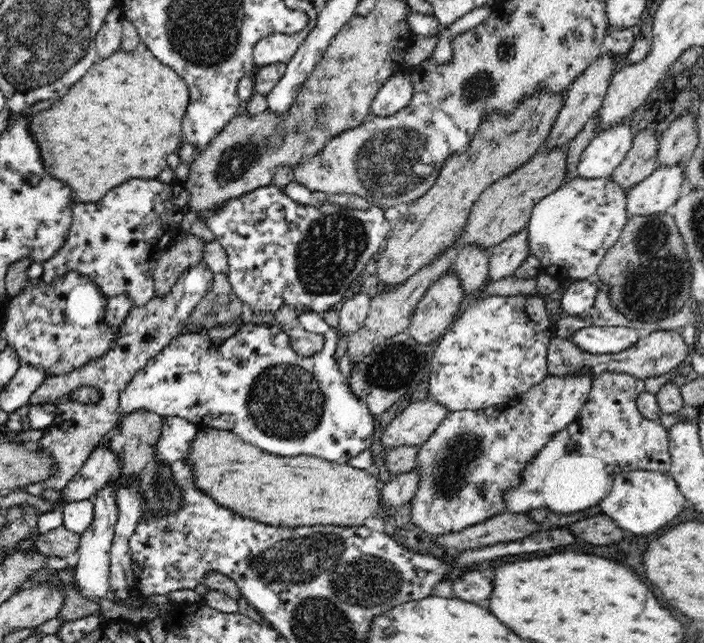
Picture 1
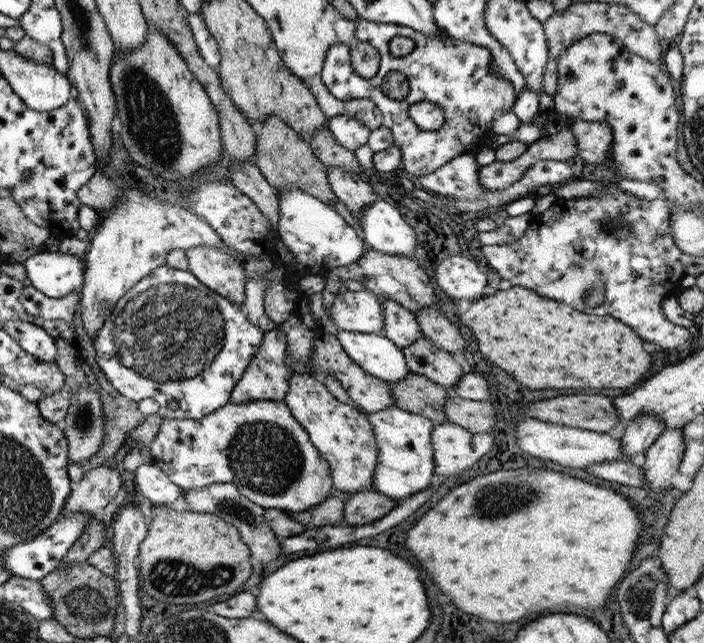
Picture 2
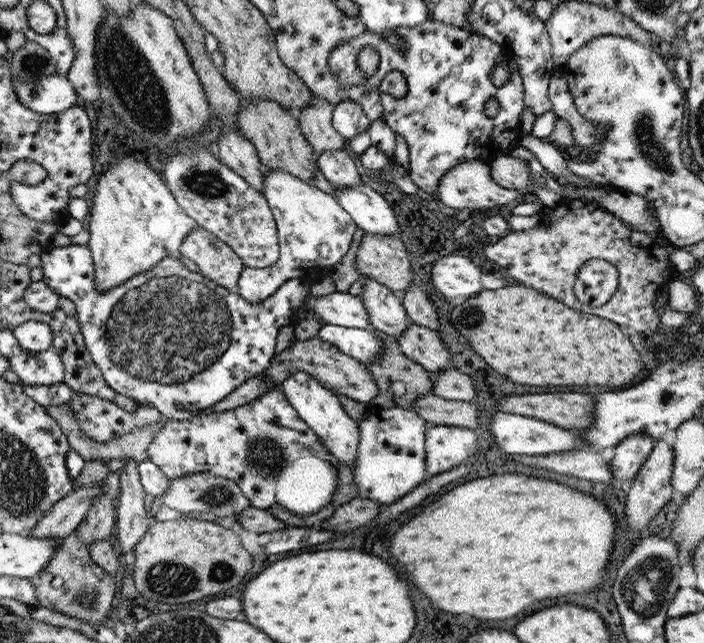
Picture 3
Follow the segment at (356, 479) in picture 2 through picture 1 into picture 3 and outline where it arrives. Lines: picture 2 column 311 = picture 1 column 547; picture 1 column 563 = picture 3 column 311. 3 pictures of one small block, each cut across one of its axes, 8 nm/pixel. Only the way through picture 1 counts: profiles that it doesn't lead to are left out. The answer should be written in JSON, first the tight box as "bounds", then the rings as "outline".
{"bounds":[278,371,359,470],"outline":[[[299,371],[287,376],[278,389],[297,416],[309,426],[312,432],[317,434],[323,448],[327,448],[327,452],[337,458],[339,464],[343,464],[343,466],[347,466],[351,470],[353,464],[355,464],[355,456],[357,456],[359,427],[357,427],[358,422],[351,419],[339,405],[336,394],[323,387],[311,375]]]}

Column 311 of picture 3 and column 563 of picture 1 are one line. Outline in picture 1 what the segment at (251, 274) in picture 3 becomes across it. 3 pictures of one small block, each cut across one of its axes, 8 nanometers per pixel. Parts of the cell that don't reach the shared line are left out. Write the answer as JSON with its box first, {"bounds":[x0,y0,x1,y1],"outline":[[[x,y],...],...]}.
{"bounds":[527,178,627,279],"outline":[[[575,178],[556,192],[542,198],[533,208],[527,224],[527,245],[530,255],[538,259],[542,265],[541,271],[545,275],[555,273],[567,274],[572,279],[588,279],[597,273],[606,251],[610,250],[624,230],[627,223],[626,192],[609,178],[584,180]]]}

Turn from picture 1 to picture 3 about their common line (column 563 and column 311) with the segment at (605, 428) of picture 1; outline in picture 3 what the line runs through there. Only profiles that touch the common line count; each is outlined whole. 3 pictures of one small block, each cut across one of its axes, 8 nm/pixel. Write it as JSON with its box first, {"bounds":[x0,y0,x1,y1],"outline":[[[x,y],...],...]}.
{"bounds":[147,390,339,516],"outline":[[[279,390],[267,392],[264,396],[259,396],[256,400],[243,403],[241,406],[236,406],[234,409],[216,413],[205,413],[183,420],[164,420],[155,428],[147,441],[147,459],[155,464],[155,466],[158,466],[168,479],[181,478],[181,476],[189,476],[197,472],[212,474],[213,476],[233,481],[233,484],[237,485],[239,490],[242,491],[242,495],[249,500],[250,506],[258,509],[267,509],[269,506],[277,505],[295,514],[300,514],[302,516],[308,515],[317,512],[330,502],[331,496],[333,496],[333,492],[335,492],[337,485],[337,468],[339,465],[337,458],[331,456],[331,454],[327,452],[327,448],[323,448],[323,444],[319,442],[317,434],[312,432],[309,426],[297,416],[296,412],[283,397],[283,394],[280,394]]]}

